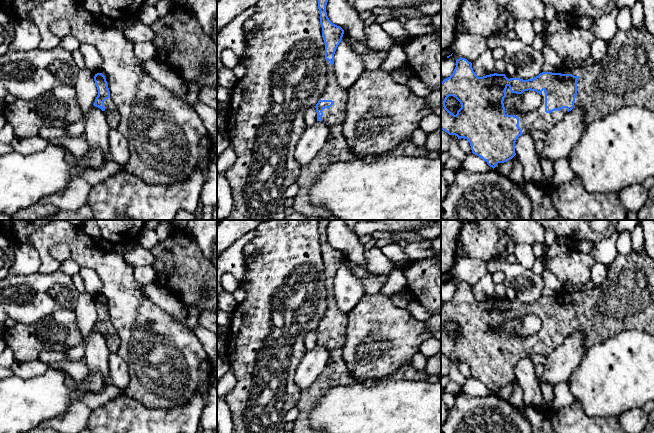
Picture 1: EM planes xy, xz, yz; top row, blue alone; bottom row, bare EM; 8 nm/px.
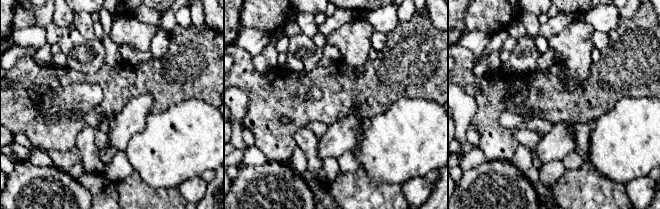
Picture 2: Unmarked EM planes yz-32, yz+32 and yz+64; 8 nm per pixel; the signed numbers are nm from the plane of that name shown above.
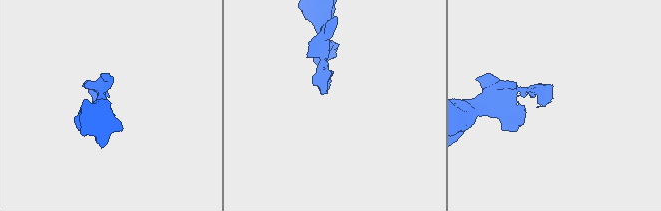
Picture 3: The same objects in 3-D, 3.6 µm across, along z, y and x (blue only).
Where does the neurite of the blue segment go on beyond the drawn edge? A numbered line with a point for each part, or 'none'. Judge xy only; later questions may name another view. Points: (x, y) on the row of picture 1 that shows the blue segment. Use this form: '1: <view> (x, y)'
1: xy (112, 115)

